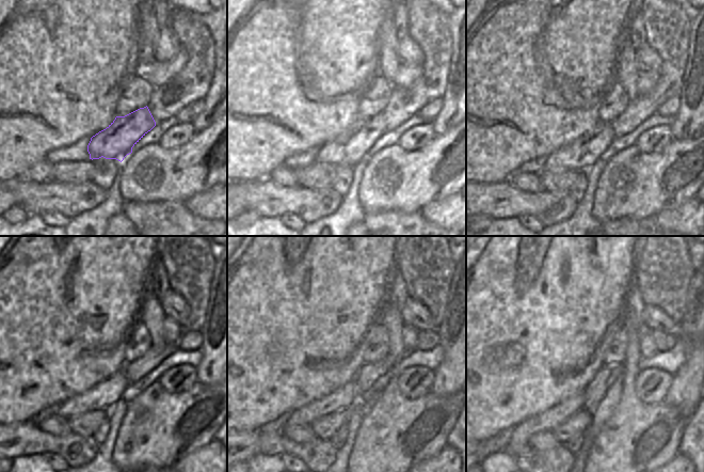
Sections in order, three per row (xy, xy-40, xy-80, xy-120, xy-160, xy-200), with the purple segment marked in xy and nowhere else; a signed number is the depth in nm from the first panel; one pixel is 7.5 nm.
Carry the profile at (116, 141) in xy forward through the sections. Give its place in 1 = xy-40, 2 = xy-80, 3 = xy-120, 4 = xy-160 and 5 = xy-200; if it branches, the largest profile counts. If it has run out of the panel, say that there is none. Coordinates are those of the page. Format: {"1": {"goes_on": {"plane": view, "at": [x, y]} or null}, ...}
{"1": {"goes_on": {"plane": "xy-40", "at": [352, 146]}}, "2": {"goes_on": {"plane": "xy-80", "at": [581, 154]}}, "3": {"goes_on": {"plane": "xy-120", "at": [104, 395]}}, "4": {"goes_on": {"plane": "xy-160", "at": [345, 397]}}, "5": {"goes_on": {"plane": "xy-200", "at": [548, 420]}}}

